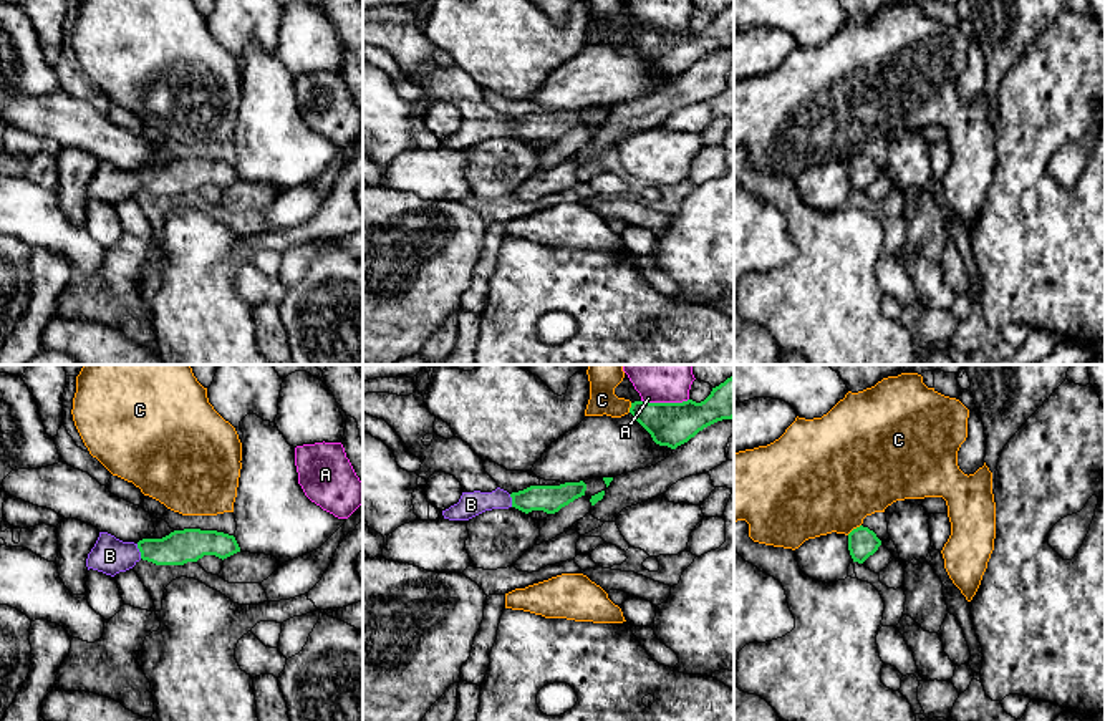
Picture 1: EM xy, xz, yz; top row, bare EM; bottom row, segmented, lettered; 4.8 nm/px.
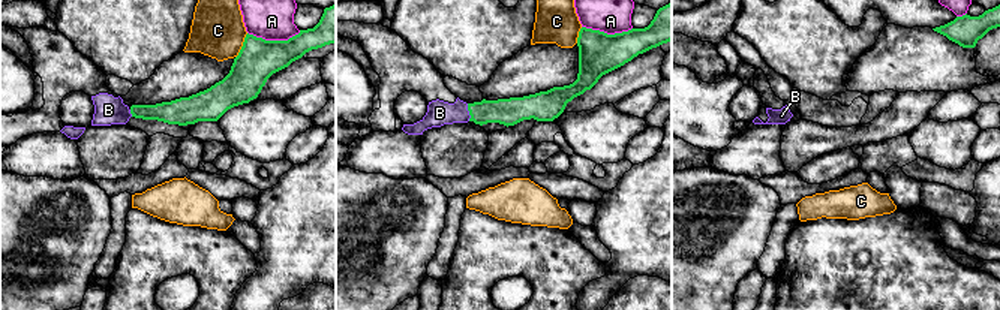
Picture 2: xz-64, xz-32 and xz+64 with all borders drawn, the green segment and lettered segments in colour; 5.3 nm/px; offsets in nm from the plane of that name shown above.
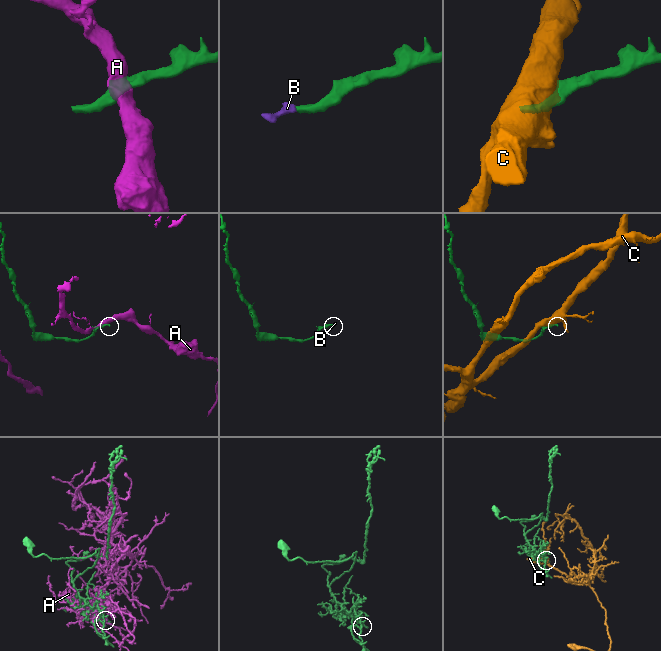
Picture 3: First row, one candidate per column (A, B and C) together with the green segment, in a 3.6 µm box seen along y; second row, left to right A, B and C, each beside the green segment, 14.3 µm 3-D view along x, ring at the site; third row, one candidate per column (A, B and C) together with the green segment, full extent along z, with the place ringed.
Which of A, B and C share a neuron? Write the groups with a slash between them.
A / B / C

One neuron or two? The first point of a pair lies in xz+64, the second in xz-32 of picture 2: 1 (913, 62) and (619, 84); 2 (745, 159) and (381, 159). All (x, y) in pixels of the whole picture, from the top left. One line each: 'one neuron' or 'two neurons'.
1: two neurons
2: one neuron

